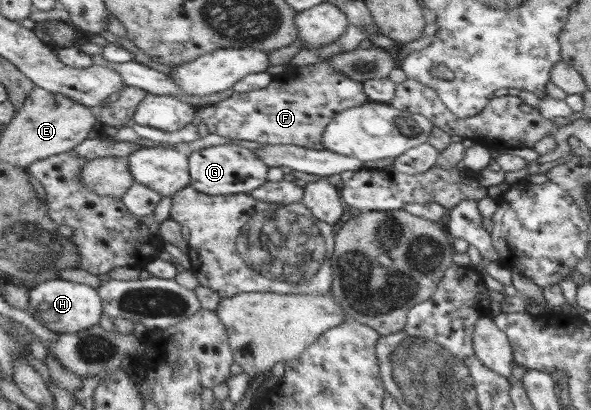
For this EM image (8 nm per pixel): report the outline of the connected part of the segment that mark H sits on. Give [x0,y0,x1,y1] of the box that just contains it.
[29,279,103,333]

